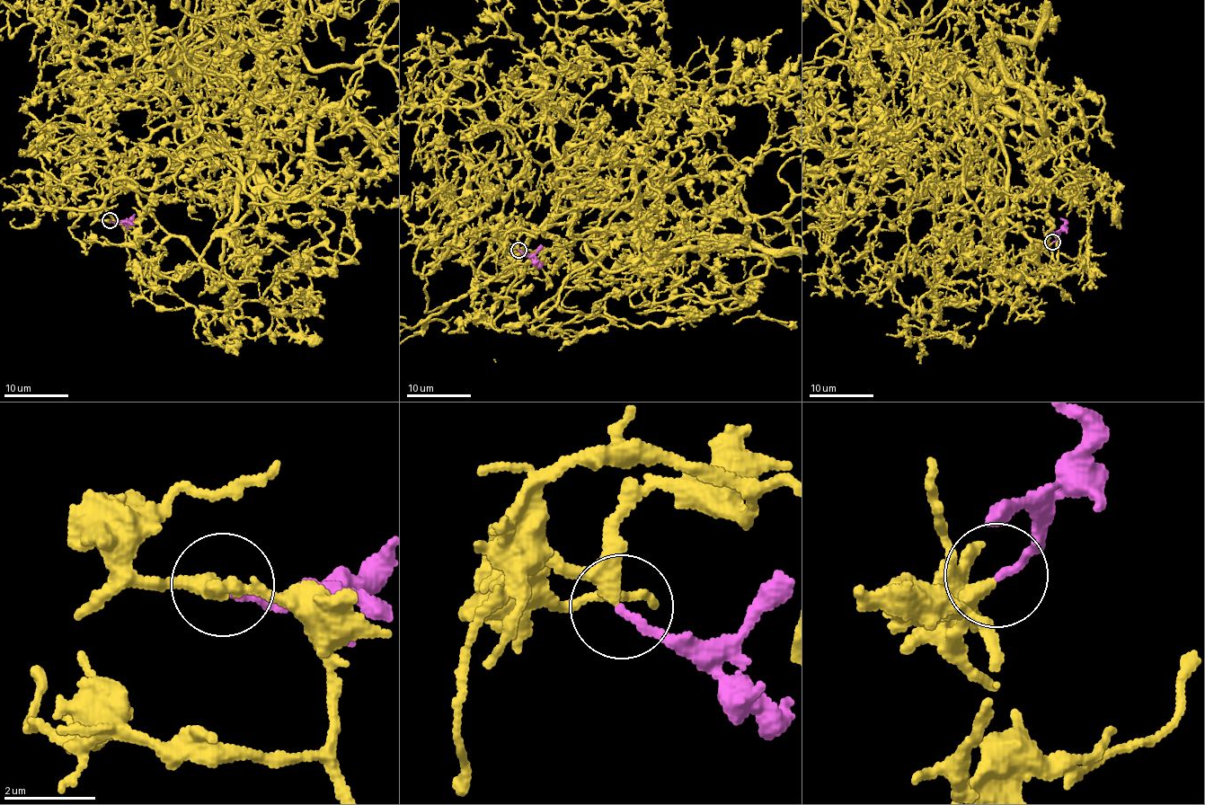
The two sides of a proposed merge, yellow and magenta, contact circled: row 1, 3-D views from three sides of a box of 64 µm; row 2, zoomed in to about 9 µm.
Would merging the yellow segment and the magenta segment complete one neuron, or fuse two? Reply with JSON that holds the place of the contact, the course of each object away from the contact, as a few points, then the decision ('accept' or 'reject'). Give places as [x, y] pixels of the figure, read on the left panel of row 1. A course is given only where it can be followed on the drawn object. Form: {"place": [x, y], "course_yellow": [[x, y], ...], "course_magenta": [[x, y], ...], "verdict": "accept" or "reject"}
{"place": [110, 220], "course_yellow": [[110, 221], [218, 275], [198, 117], [281, 197], [326, 110]], "course_magenta": [[110, 221], [121, 222], [135, 215]], "verdict": "accept"}

